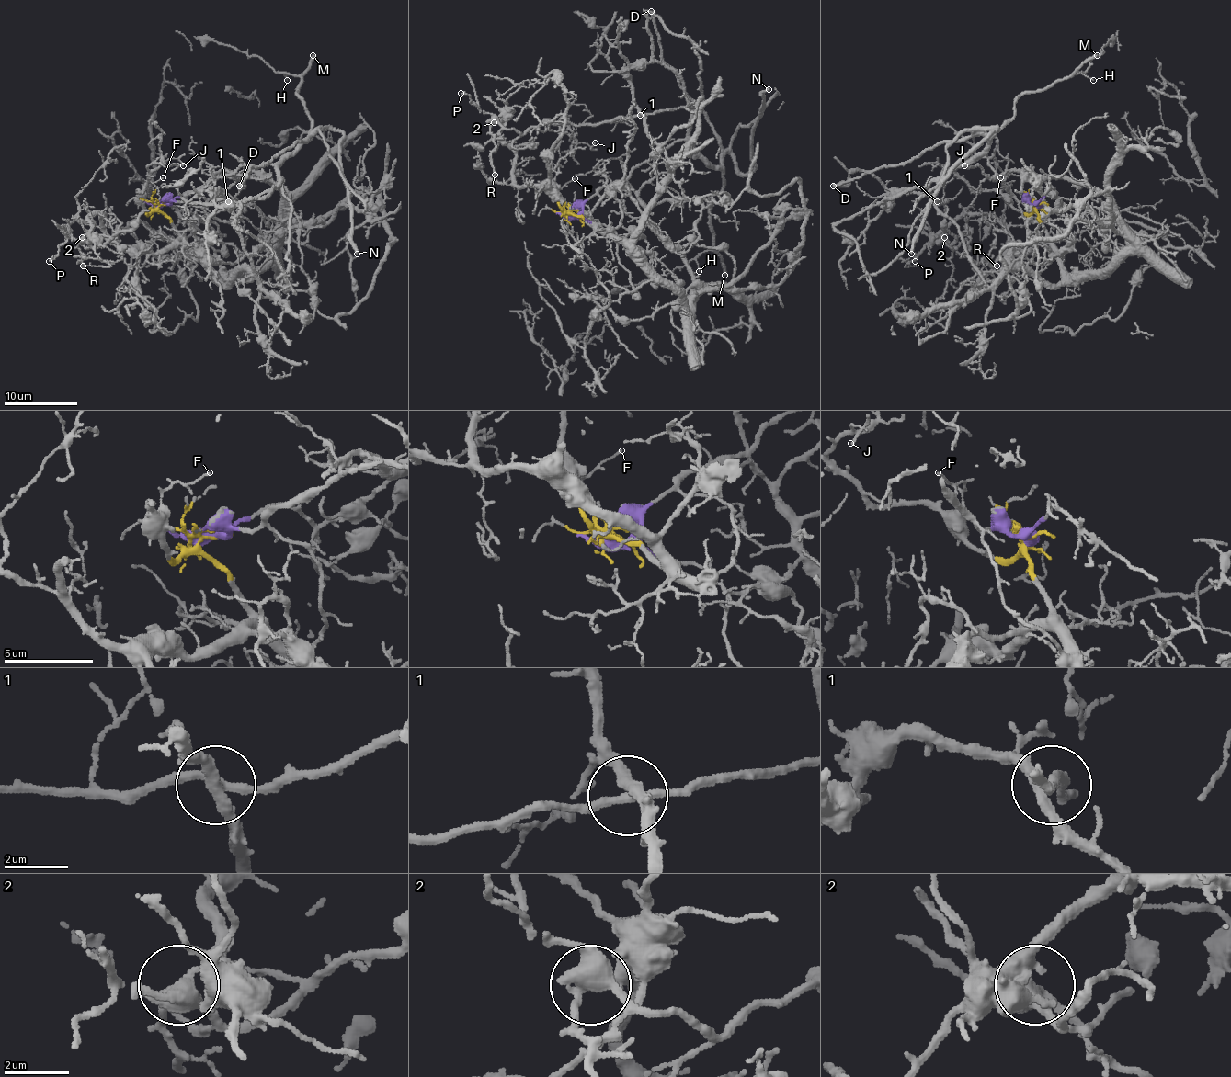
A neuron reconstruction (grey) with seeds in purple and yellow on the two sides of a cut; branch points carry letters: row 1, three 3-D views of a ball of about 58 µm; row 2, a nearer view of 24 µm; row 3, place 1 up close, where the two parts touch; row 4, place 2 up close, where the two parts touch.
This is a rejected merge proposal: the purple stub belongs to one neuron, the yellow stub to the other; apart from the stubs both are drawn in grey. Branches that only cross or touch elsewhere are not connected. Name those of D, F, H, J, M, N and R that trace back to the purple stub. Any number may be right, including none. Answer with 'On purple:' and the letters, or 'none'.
On purple: D, H, M, N

